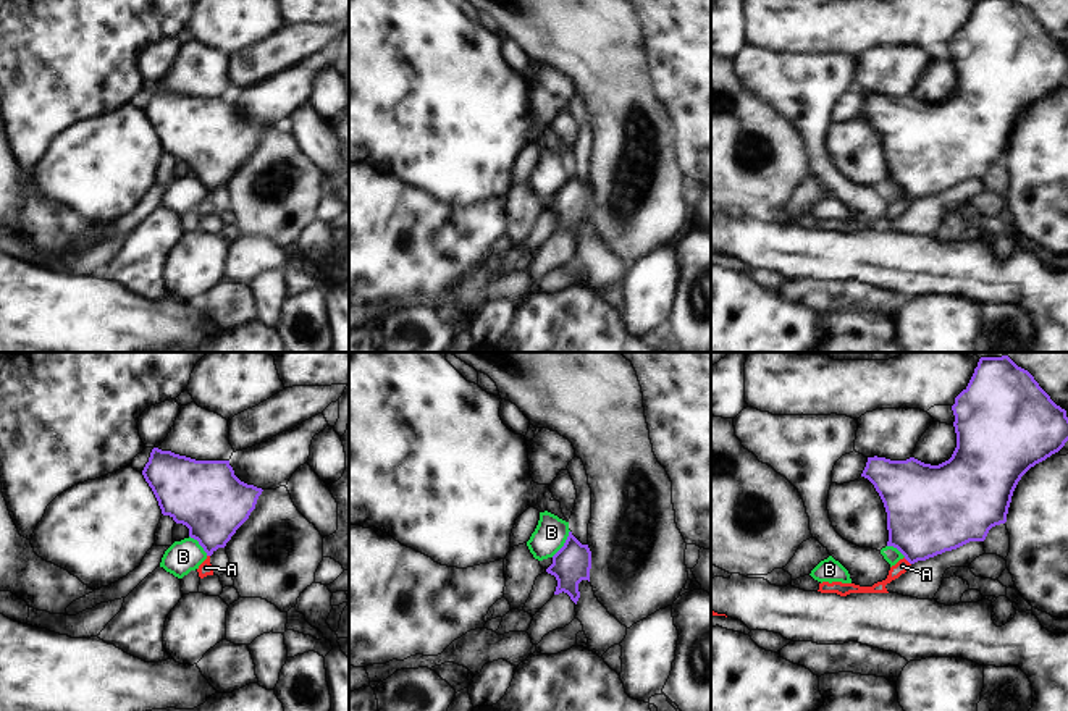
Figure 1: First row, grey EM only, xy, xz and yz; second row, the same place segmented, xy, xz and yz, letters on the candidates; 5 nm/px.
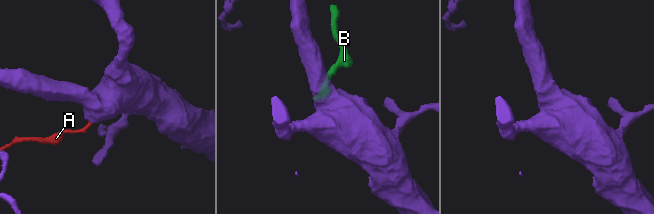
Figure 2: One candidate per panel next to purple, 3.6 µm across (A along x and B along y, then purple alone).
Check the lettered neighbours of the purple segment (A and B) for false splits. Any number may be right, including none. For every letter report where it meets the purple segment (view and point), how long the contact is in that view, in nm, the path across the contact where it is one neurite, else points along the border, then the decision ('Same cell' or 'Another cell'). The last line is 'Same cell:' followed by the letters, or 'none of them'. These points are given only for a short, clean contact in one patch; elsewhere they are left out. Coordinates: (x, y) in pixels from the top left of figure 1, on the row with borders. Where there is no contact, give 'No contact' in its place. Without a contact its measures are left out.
A: Touches purple at yz (907, 559). Shared border 50 nm. Path across: yz (928, 514), (907, 559), (902, 566). Same cell
B: Touches purple at xz (564, 543). Shared border 160 nm. Boundary: xz (569, 530), (564, 543), (551, 556). Another cell
Same cell: A

